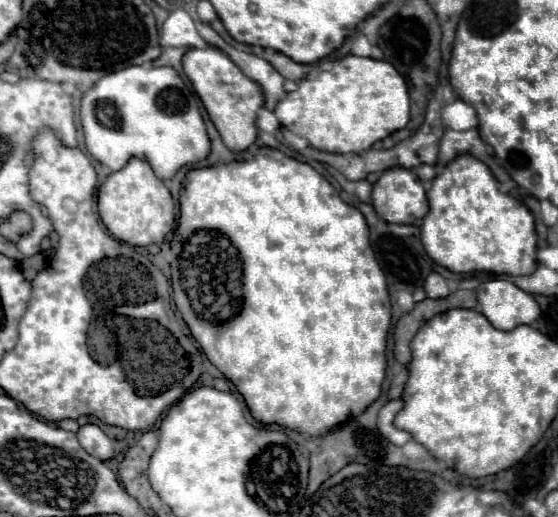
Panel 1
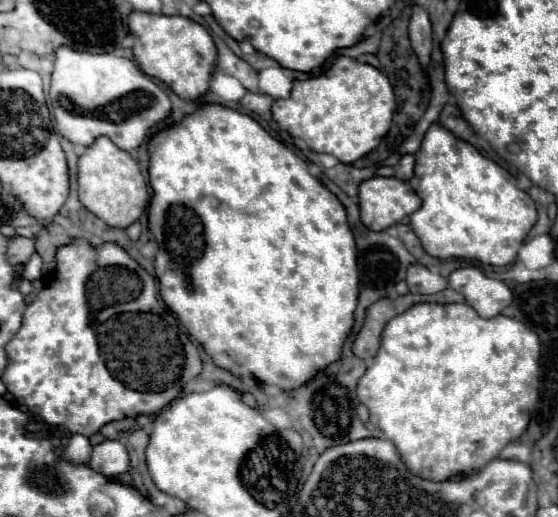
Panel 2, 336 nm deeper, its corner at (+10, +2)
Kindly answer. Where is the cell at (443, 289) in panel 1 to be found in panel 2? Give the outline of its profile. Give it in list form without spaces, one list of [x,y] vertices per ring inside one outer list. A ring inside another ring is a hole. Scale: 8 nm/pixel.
[[[422,264],[408,266],[406,284],[408,284],[412,294],[436,294],[436,292],[448,288],[448,280],[446,278],[442,278],[440,274],[432,274]]]

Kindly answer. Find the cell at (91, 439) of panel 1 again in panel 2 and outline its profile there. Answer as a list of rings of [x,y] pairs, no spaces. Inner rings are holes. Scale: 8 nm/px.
[[[104,440],[92,448],[90,462],[92,470],[112,478],[128,472],[128,452],[126,446],[118,440]]]

